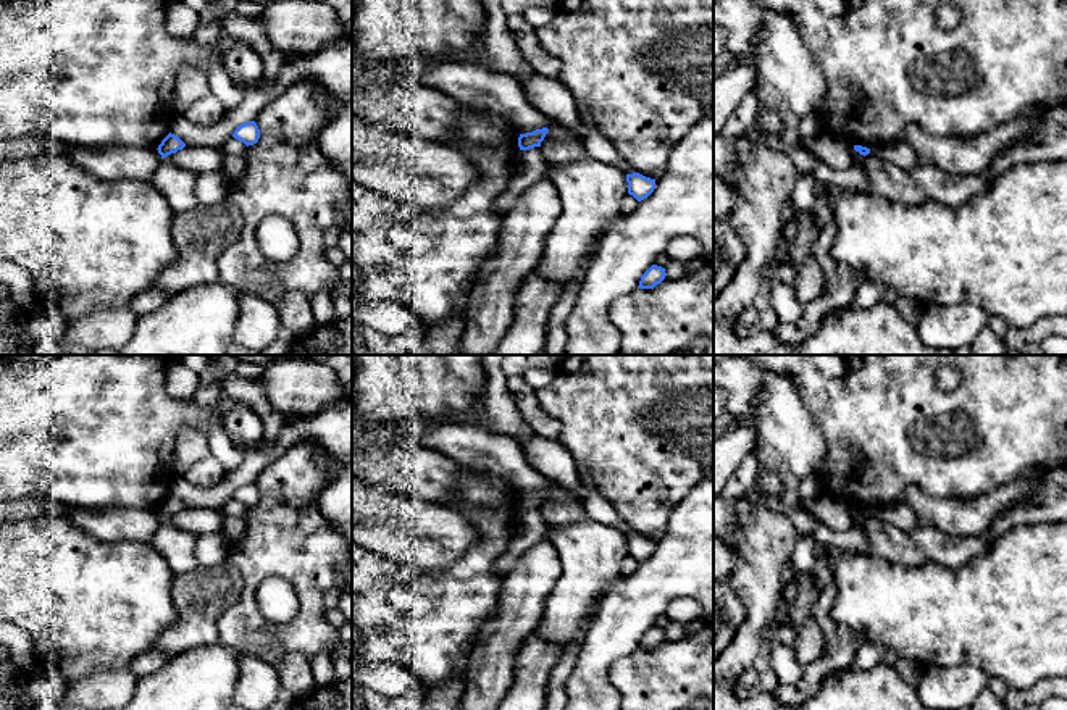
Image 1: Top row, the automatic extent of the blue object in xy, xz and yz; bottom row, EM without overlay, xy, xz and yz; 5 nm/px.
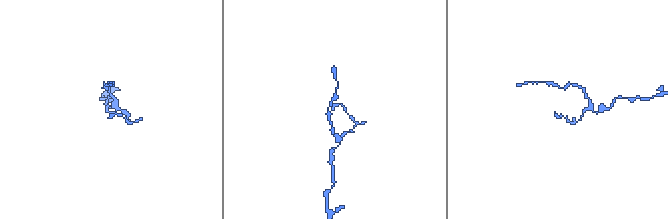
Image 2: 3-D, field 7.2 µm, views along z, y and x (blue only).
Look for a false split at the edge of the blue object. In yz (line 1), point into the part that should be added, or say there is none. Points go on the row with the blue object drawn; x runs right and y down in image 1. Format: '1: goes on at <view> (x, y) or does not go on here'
1: does not go on here

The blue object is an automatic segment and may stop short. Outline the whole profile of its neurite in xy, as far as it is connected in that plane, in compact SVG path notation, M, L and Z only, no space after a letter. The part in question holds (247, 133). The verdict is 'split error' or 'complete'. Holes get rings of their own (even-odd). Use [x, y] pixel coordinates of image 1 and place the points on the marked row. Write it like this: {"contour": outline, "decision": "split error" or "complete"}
{"contour": "M249 121L249 123L237 126L232 137L244 142L249 147L258 142L260 129L255 121Z", "decision": "complete"}

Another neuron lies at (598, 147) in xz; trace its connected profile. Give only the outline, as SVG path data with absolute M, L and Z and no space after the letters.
M575 98L575 106L578 110L581 123L588 124L592 129L592 134L583 140L586 153L600 163L617 166L625 174L638 173L623 160L613 144L599 132L588 103Z

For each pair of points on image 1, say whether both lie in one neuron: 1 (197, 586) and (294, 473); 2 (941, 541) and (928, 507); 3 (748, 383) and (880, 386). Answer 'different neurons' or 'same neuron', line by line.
1: different neurons
2: different neurons
3: different neurons

